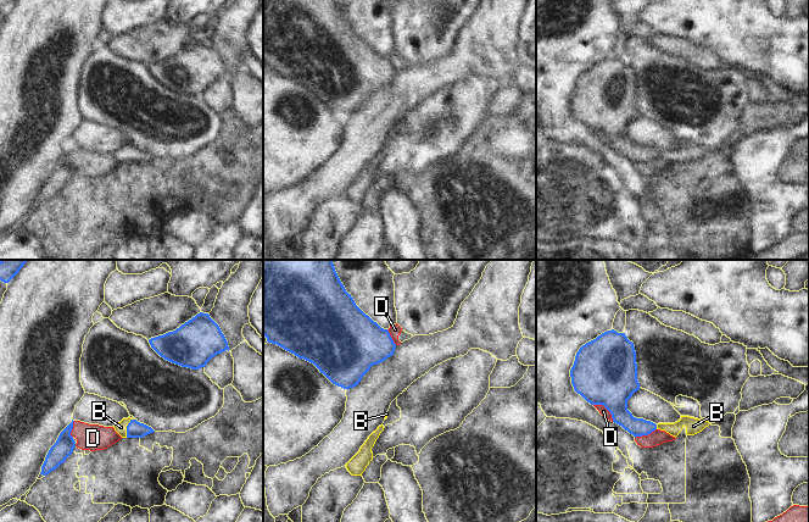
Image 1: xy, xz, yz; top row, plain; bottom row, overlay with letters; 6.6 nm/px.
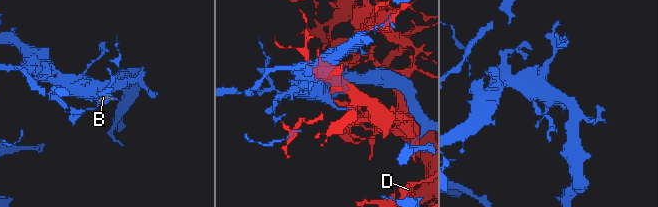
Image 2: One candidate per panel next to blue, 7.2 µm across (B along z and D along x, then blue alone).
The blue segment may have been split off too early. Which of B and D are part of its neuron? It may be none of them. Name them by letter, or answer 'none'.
B.

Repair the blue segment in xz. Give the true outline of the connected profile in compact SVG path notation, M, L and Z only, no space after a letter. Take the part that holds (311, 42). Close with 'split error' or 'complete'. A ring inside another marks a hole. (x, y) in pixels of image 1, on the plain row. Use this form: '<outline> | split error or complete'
M263 0L263 62L268 70L313 90L333 111L344 116L358 112L373 91L392 83L396 76L389 57L356 32L337 0Z | complete

